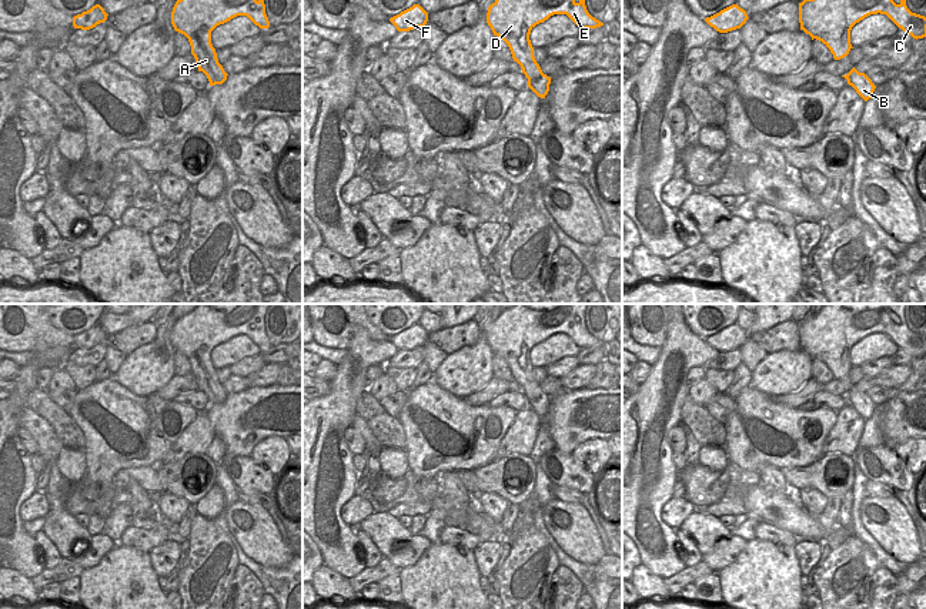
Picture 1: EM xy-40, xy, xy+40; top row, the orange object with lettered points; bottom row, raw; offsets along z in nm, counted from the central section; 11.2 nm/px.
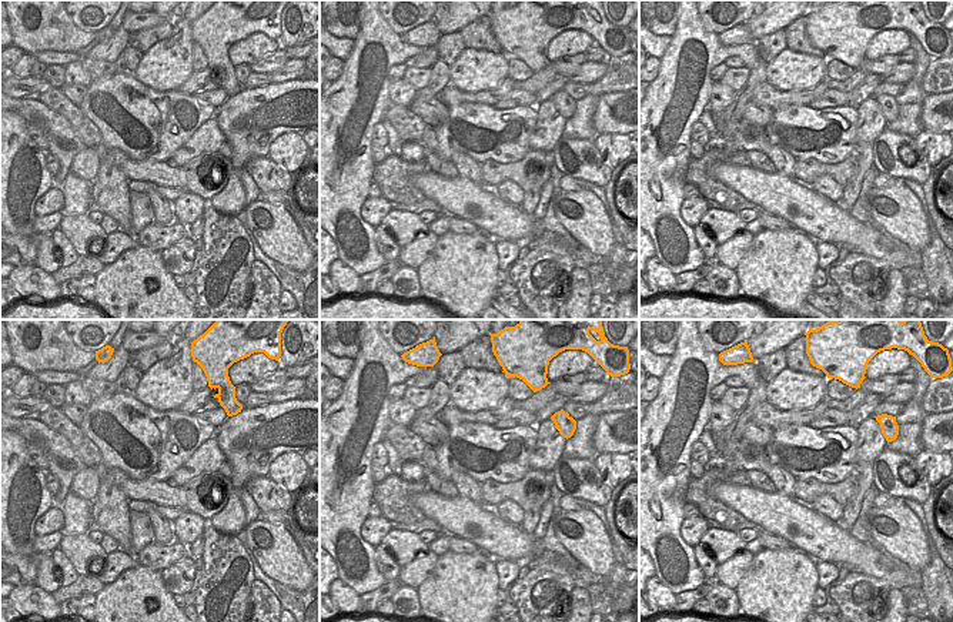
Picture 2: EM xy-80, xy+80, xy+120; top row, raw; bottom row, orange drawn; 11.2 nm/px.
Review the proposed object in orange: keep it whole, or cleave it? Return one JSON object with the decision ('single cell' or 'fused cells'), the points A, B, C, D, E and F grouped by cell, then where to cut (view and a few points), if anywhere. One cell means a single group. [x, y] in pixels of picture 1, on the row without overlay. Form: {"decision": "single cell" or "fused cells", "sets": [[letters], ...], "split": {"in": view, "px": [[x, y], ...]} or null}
{"decision": "single cell", "sets": [["A", "B", "C", "D", "E", "F"]], "split": null}

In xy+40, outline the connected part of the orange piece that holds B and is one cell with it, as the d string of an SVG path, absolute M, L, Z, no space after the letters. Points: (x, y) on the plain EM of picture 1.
M853 387L846 395L842 396L848 399L848 404L852 405L865 421L872 418L876 405L865 392L859 392Z

